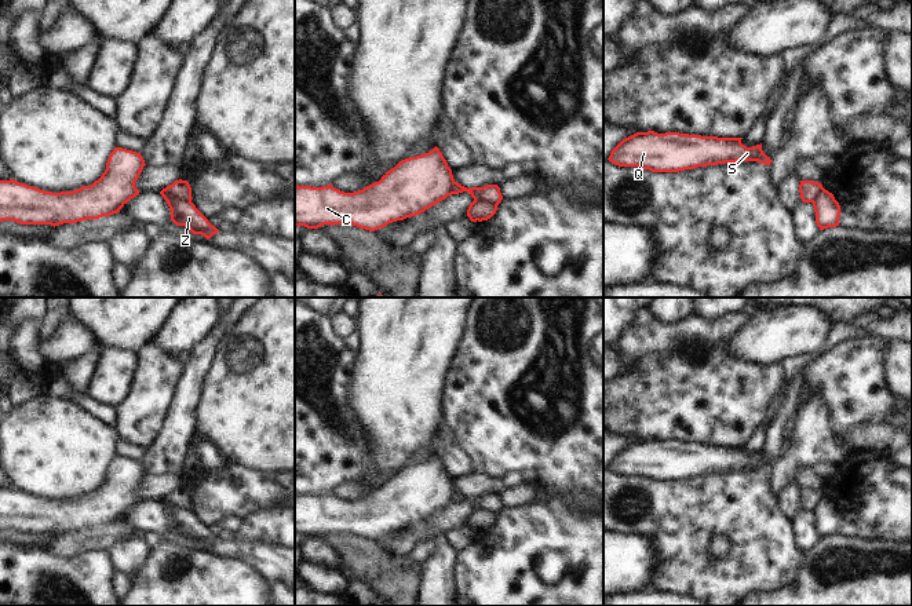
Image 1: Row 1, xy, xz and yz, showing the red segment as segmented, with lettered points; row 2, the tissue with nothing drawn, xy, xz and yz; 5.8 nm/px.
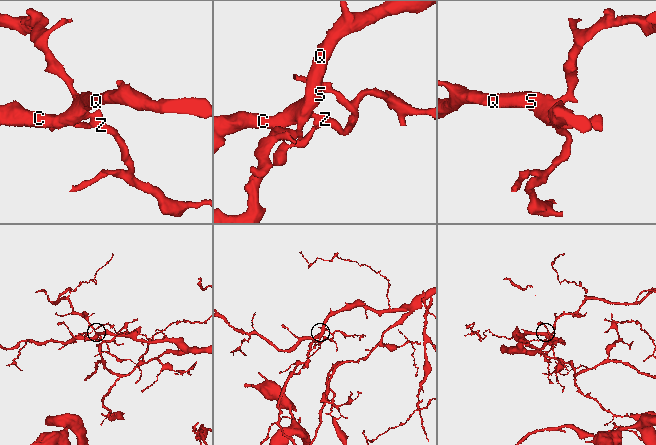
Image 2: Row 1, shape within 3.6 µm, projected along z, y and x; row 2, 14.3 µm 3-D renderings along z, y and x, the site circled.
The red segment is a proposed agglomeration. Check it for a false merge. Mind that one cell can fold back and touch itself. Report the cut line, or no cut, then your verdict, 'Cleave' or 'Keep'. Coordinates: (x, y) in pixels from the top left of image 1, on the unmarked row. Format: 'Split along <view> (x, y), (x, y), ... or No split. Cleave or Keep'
Split along xy (161, 499), (168, 506), (190, 511). Cleave.

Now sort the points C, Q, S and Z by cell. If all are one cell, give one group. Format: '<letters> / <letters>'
C Q S / Z

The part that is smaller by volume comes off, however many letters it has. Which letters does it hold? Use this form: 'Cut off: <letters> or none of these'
Cut off: Z

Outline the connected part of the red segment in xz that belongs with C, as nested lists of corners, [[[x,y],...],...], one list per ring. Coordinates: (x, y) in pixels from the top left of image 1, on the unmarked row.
[[[435,454],[428,461],[400,470],[379,490],[354,501],[340,500],[332,493],[295,493],[295,534],[353,533],[375,540],[463,500],[474,510],[499,514],[503,508],[497,493],[471,497],[459,493]]]

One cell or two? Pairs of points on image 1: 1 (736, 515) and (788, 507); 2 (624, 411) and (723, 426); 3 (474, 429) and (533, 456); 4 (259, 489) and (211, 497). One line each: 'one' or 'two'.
1: two
2: one
3: one
4: one

